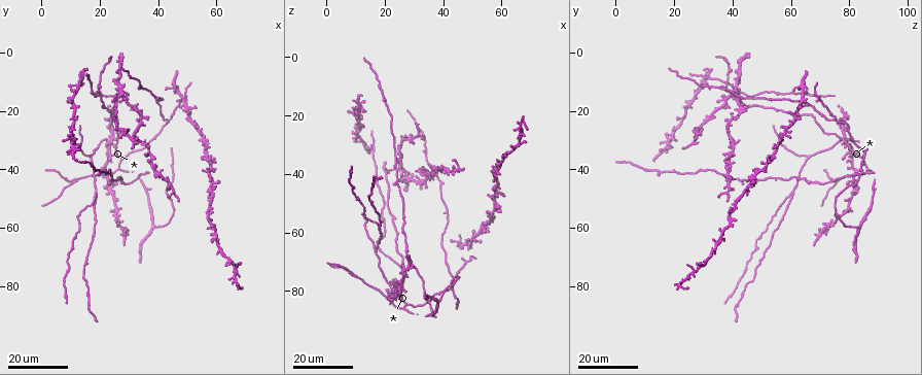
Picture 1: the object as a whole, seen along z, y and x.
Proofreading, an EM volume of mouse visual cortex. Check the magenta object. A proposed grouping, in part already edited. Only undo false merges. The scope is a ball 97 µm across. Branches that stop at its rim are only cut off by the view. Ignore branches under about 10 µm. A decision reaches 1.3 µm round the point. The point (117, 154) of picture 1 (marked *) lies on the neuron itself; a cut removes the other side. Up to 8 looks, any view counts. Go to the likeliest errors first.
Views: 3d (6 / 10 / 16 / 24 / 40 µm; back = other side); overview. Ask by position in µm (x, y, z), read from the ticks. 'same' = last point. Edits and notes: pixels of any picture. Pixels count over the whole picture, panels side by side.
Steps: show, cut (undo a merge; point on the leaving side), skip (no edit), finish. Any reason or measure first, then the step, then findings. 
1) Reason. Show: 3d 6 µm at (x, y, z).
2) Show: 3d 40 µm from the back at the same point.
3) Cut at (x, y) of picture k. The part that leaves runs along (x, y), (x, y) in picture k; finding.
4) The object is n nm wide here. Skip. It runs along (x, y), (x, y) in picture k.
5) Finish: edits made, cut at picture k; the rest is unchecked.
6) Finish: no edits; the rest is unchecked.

Side arm on a straight run. Show: 3d 24 µm at (18, 48, 61).

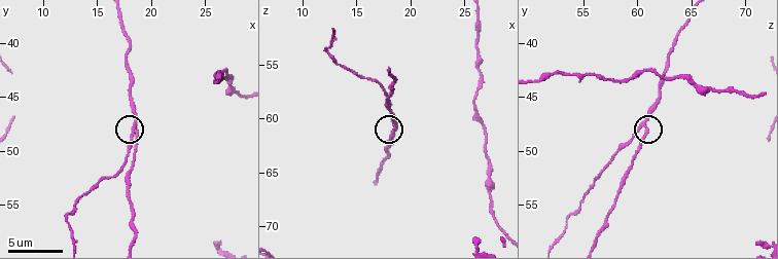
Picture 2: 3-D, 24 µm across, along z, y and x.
Zoom in. Show: 3d 6 µm at (18.6, 47.4, 60.4).

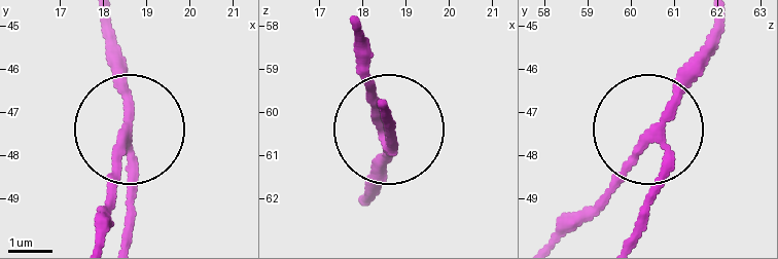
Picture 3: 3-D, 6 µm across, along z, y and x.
Skip. It runs along (726, 23), (693, 88), (564, 228) in picture 3; one neuron here.

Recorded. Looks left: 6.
Show: 3d 24 µm at (12, 44, 76).

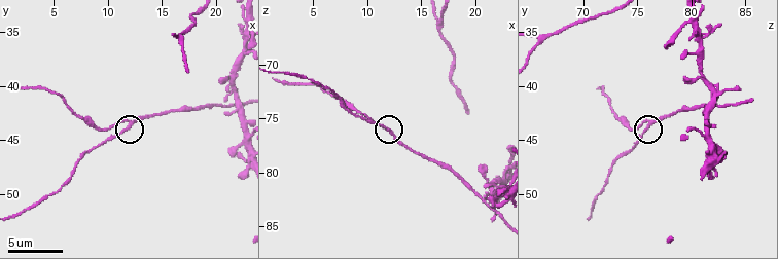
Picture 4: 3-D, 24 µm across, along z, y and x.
Show: 3d 6 µm at (11.8, 43.8, 75.8).

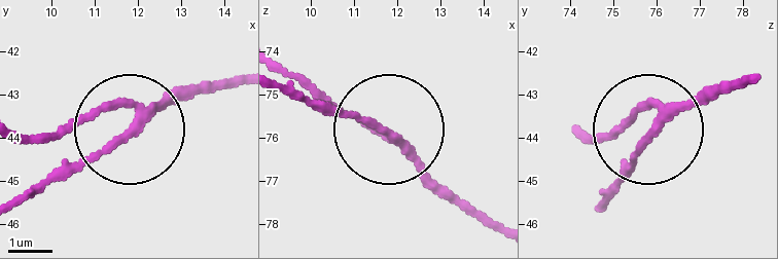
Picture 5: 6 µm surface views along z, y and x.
Show: 3d 6 µm from the back at (11.90, 43.70, 75.95).

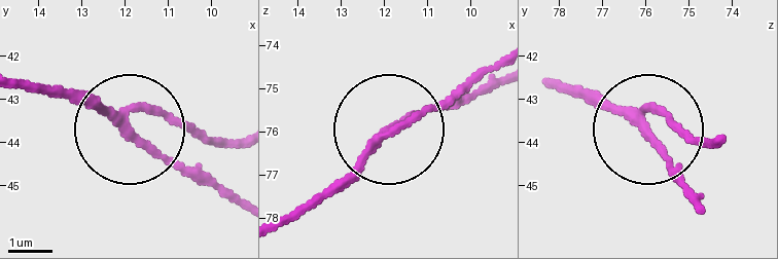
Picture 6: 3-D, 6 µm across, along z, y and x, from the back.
The object is 180 nm wide here. Skip. It runs along (549, 82), (714, 138) in picture 6; continuous, no second neuron.

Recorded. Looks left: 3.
Three-way junction. Show: 3d 16 µm at (43, 23, 75).

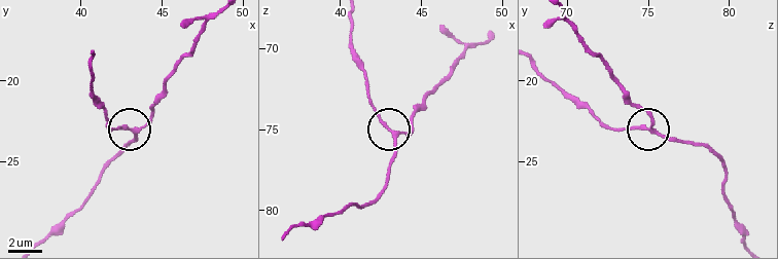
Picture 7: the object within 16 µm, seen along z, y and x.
Show: 3d 10 µm at (43.6, 23.1, 75.4).

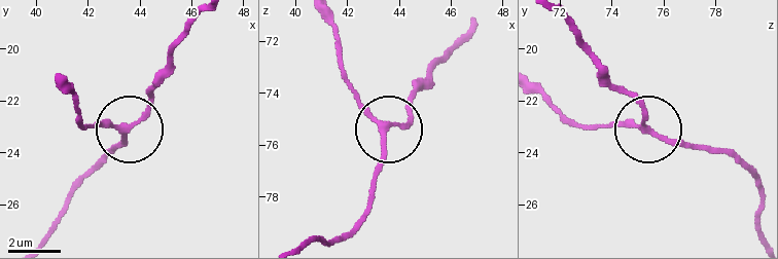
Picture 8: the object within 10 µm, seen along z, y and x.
The object is 190 nm wide here. Skip. It runs along (757, 184), (723, 153), (671, 144), (625, 124), (600, 124) in picture 8; continuous, no second neuron.

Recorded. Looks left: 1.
Finish: no edits; the rest is unchecked.

